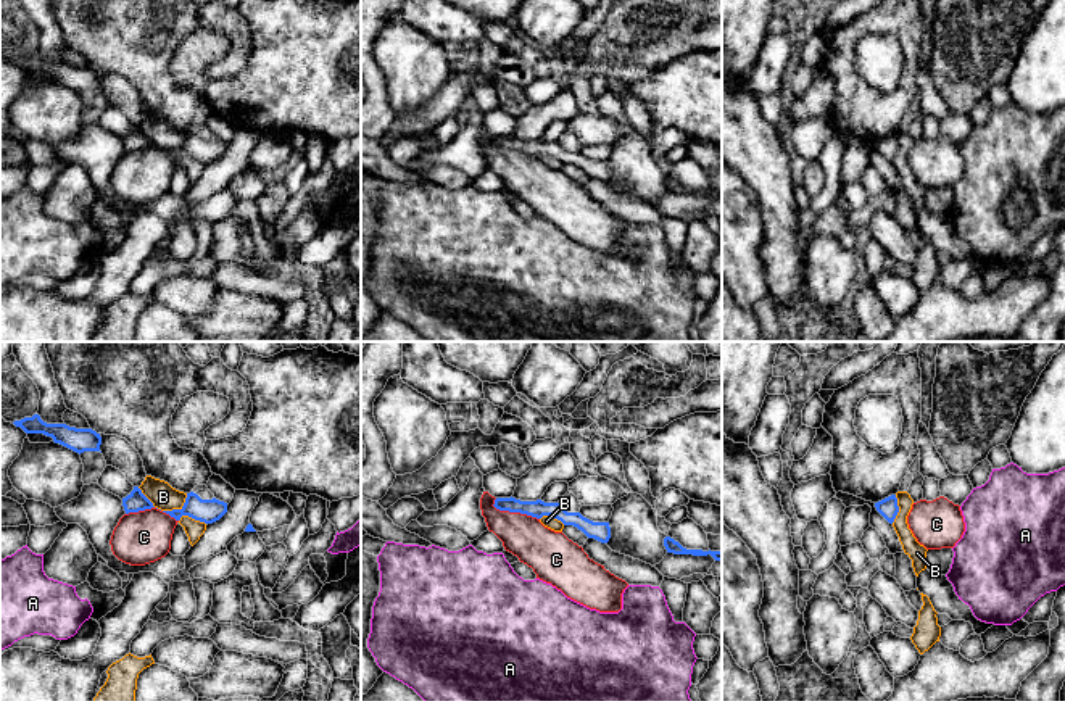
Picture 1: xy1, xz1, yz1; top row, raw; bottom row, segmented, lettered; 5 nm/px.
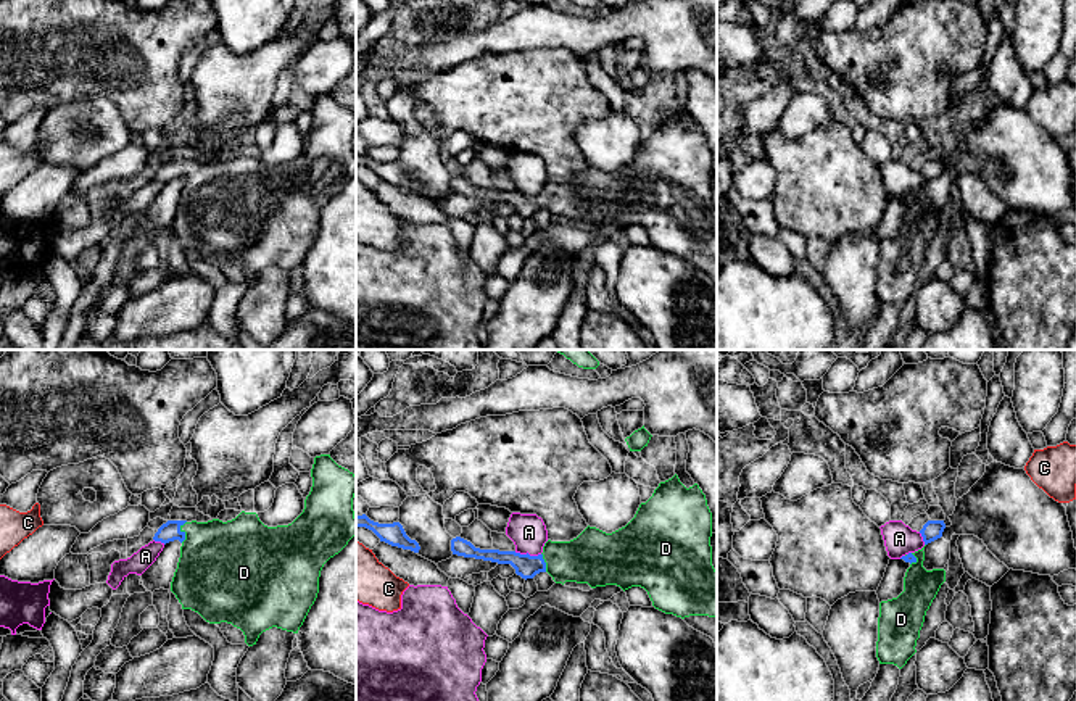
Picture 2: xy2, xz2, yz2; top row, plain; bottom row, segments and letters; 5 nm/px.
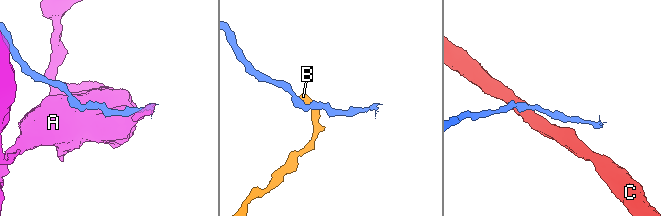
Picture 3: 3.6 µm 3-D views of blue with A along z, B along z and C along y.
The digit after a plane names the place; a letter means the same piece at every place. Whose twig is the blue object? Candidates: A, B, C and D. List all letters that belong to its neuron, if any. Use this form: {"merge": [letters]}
{"merge": ["D"]}

